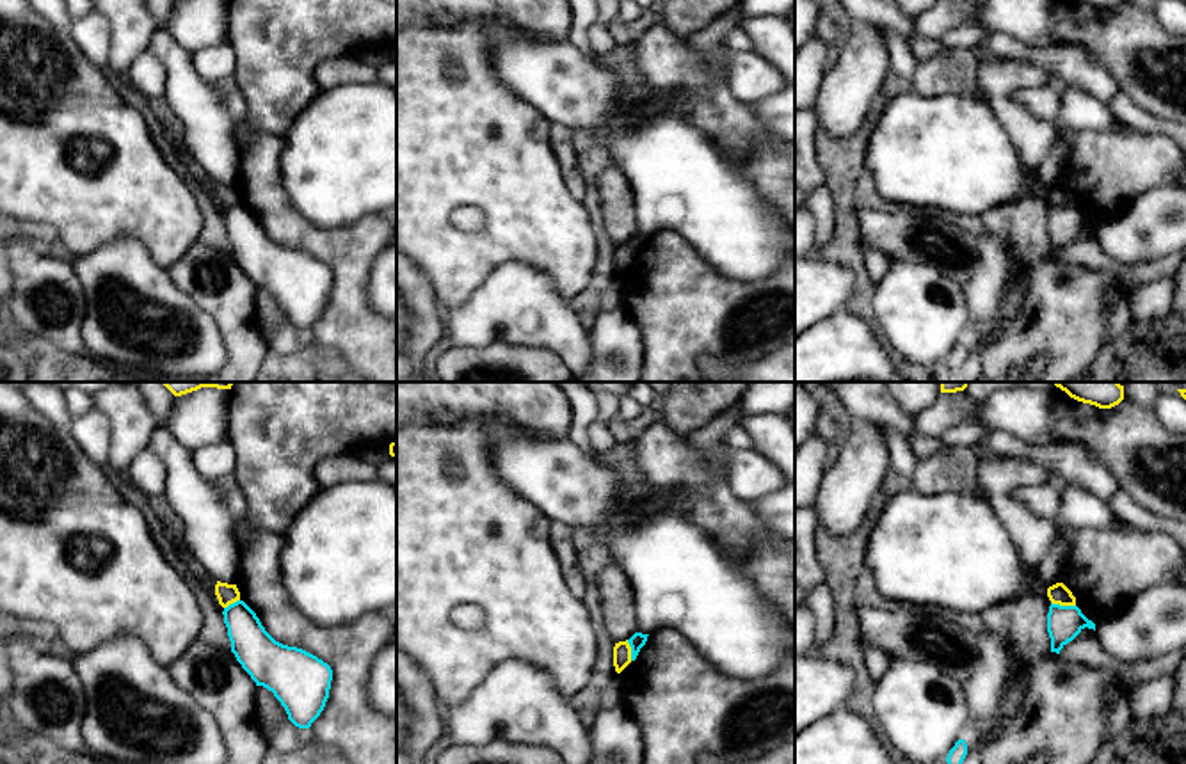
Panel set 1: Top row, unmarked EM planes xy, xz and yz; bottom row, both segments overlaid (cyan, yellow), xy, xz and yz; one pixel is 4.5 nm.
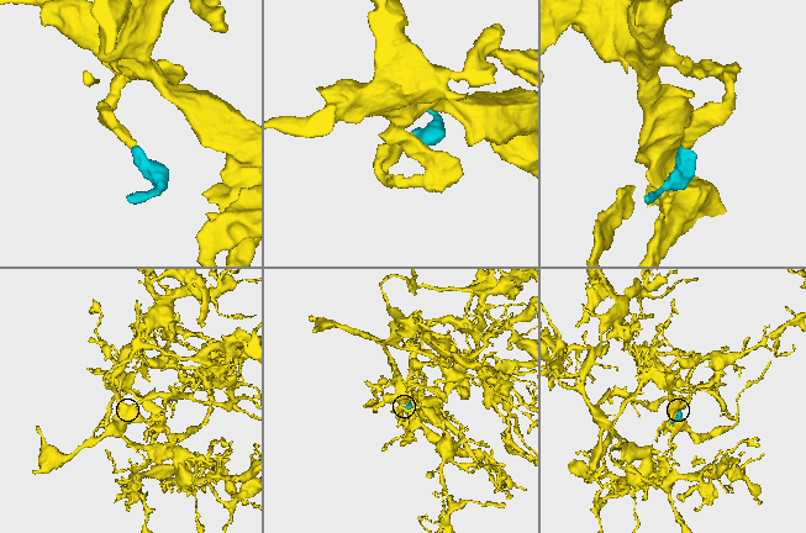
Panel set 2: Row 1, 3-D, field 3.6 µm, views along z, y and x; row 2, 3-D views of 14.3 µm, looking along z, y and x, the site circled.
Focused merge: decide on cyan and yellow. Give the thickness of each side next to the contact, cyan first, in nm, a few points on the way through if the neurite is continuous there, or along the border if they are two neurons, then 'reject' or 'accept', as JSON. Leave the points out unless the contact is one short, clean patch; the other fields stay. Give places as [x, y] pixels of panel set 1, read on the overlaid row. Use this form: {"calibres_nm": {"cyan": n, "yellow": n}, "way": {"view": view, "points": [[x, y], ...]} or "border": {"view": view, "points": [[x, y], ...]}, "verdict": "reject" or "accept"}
{"calibres_nm": {"cyan": 160, "yellow": 100}, "border": {"view": "yz", "points": [[1051, 601], [1062, 606], [1074, 606]]}, "verdict": "reject"}

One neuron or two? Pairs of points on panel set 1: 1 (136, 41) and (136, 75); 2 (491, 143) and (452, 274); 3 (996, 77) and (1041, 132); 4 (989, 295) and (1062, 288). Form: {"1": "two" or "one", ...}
{"1": "two", "2": "one", "3": "one", "4": "one"}

